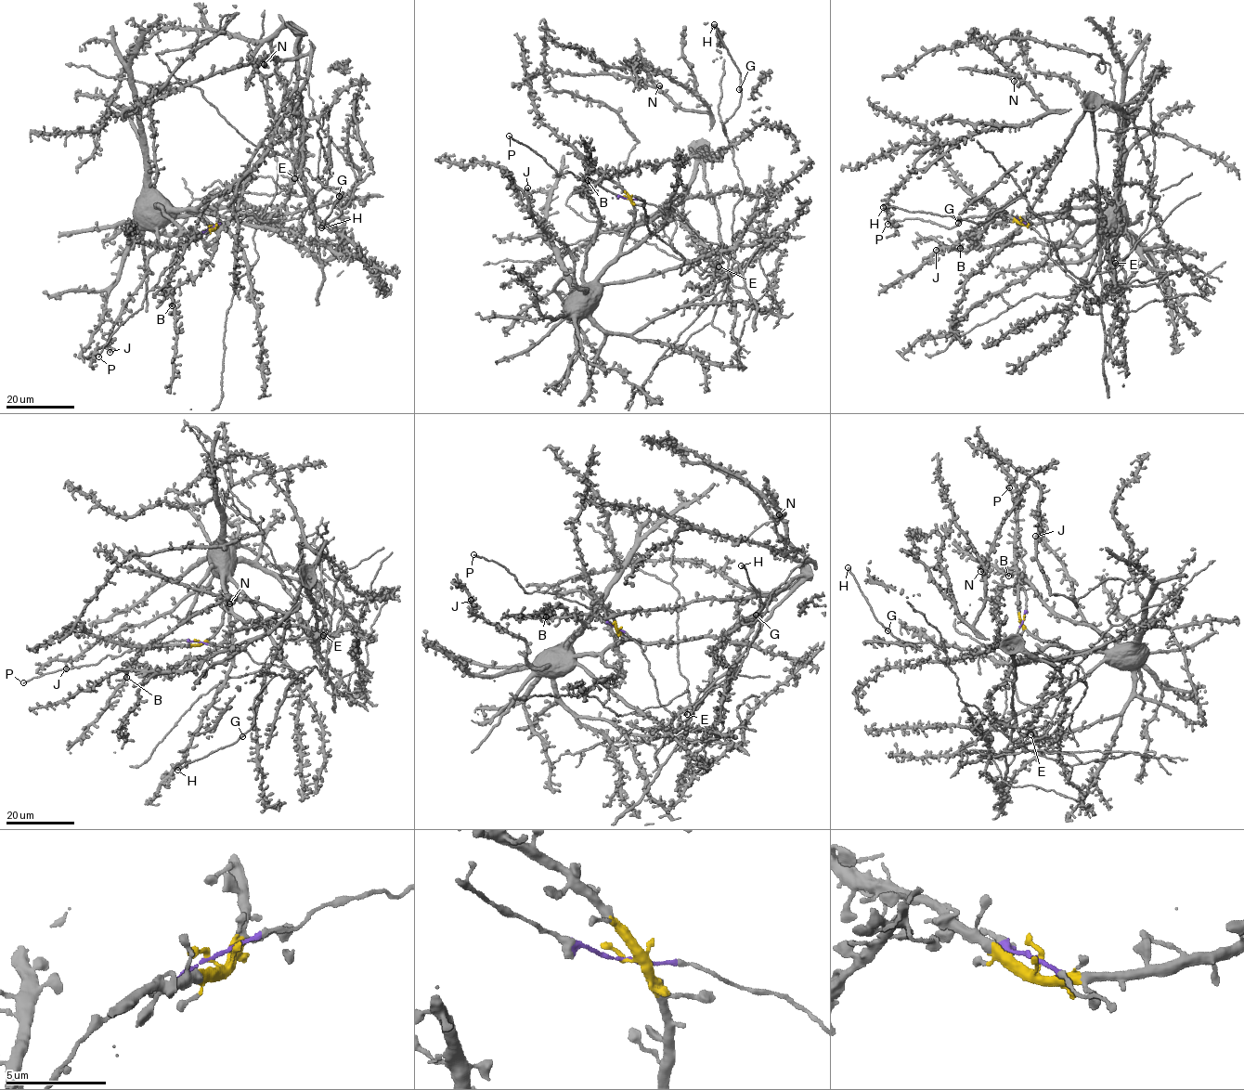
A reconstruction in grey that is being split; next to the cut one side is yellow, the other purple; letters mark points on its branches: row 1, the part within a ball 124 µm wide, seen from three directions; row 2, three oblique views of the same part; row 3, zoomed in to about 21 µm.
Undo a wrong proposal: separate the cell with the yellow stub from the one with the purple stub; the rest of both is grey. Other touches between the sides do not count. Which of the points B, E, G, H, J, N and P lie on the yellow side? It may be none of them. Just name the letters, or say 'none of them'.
B, J

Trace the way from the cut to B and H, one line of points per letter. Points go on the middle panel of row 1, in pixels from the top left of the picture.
B: (627, 199), (633, 224), (616, 255), (586, 283), (585, 251), (598, 214), (588, 179)
H: (627, 199), (685, 220), (729, 259), (732, 211), (744, 188), (722, 123), (741, 97), (740, 71), (714, 24)

